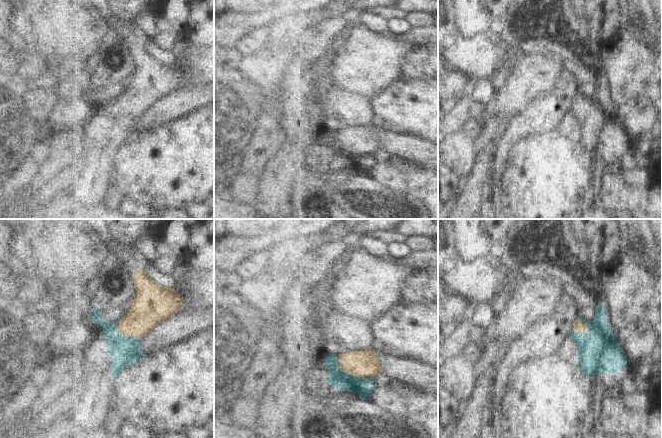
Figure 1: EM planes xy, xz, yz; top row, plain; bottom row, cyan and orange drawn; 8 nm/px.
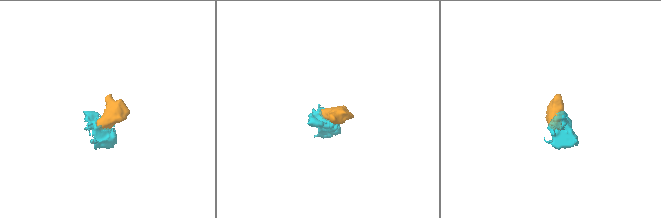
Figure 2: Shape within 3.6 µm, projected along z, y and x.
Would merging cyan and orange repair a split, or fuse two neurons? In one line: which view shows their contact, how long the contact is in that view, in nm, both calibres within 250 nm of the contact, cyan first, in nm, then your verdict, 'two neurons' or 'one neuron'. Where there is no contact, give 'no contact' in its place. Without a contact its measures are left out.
xz | 340 nm | 150/220 nm | one neuron

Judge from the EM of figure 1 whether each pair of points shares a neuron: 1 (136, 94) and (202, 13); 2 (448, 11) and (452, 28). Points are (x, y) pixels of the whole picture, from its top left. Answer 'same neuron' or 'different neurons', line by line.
1: same neuron
2: same neuron

